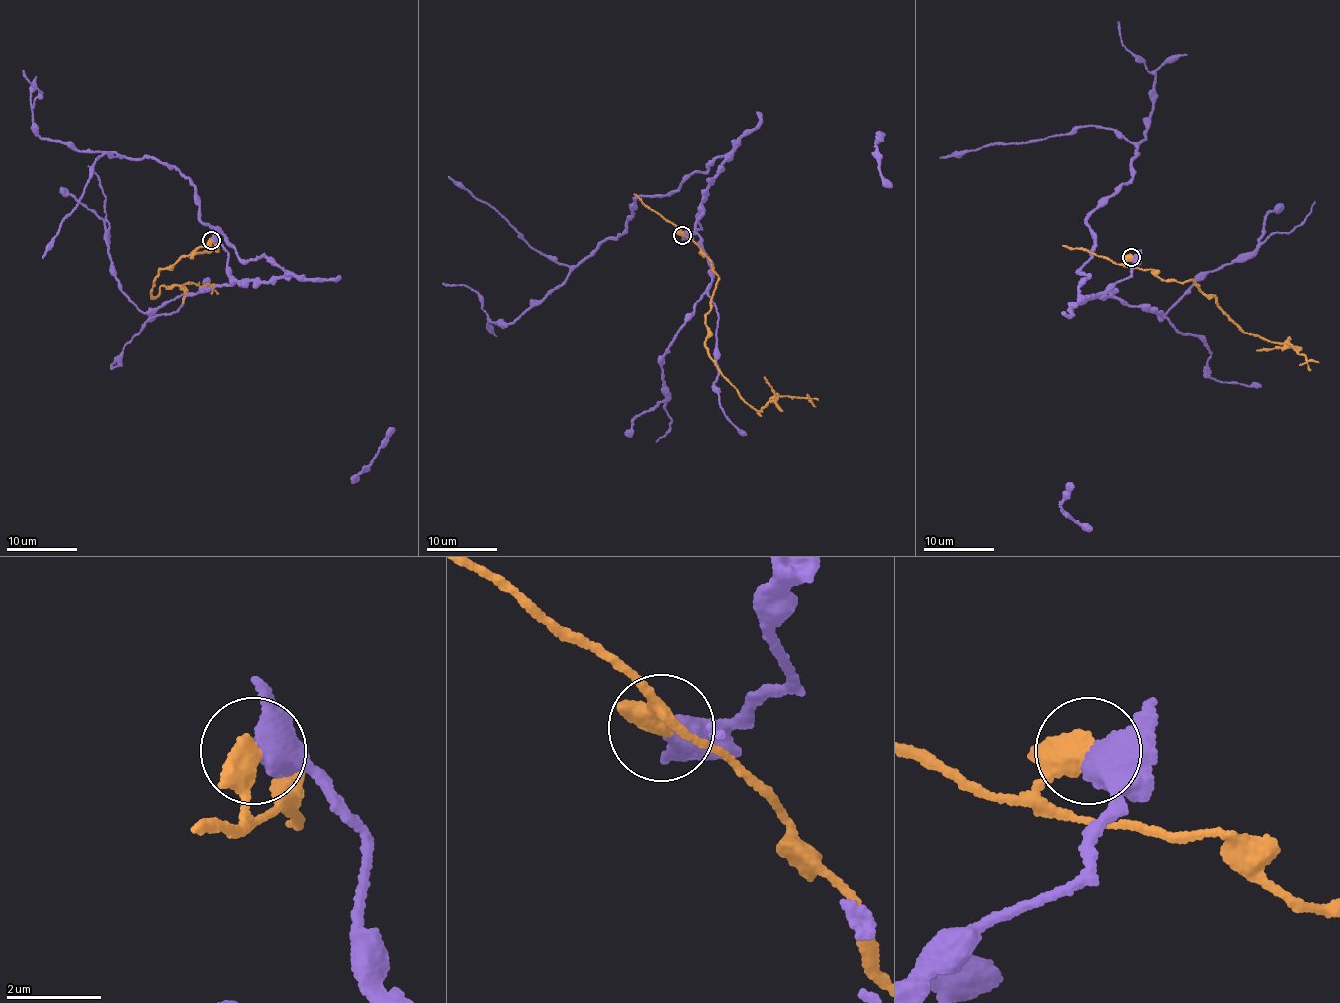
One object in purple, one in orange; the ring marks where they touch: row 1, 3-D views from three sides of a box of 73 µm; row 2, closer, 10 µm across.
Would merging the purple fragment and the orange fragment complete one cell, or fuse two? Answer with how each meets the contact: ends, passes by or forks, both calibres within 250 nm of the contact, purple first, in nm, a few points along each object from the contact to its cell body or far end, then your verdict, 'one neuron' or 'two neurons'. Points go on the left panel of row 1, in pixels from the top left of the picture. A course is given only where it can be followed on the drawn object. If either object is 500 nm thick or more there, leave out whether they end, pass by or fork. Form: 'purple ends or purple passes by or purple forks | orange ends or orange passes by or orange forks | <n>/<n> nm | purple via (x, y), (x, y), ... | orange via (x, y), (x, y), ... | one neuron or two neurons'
600/360 nm | purple via (213, 240), (242, 282), (284, 273), (242, 259), (201, 221), (190, 180), (173, 168), (103, 153), (41, 257) | orange via (211, 240), (217, 251), (203, 245), (160, 270), (150, 295), (215, 284) | two neurons

